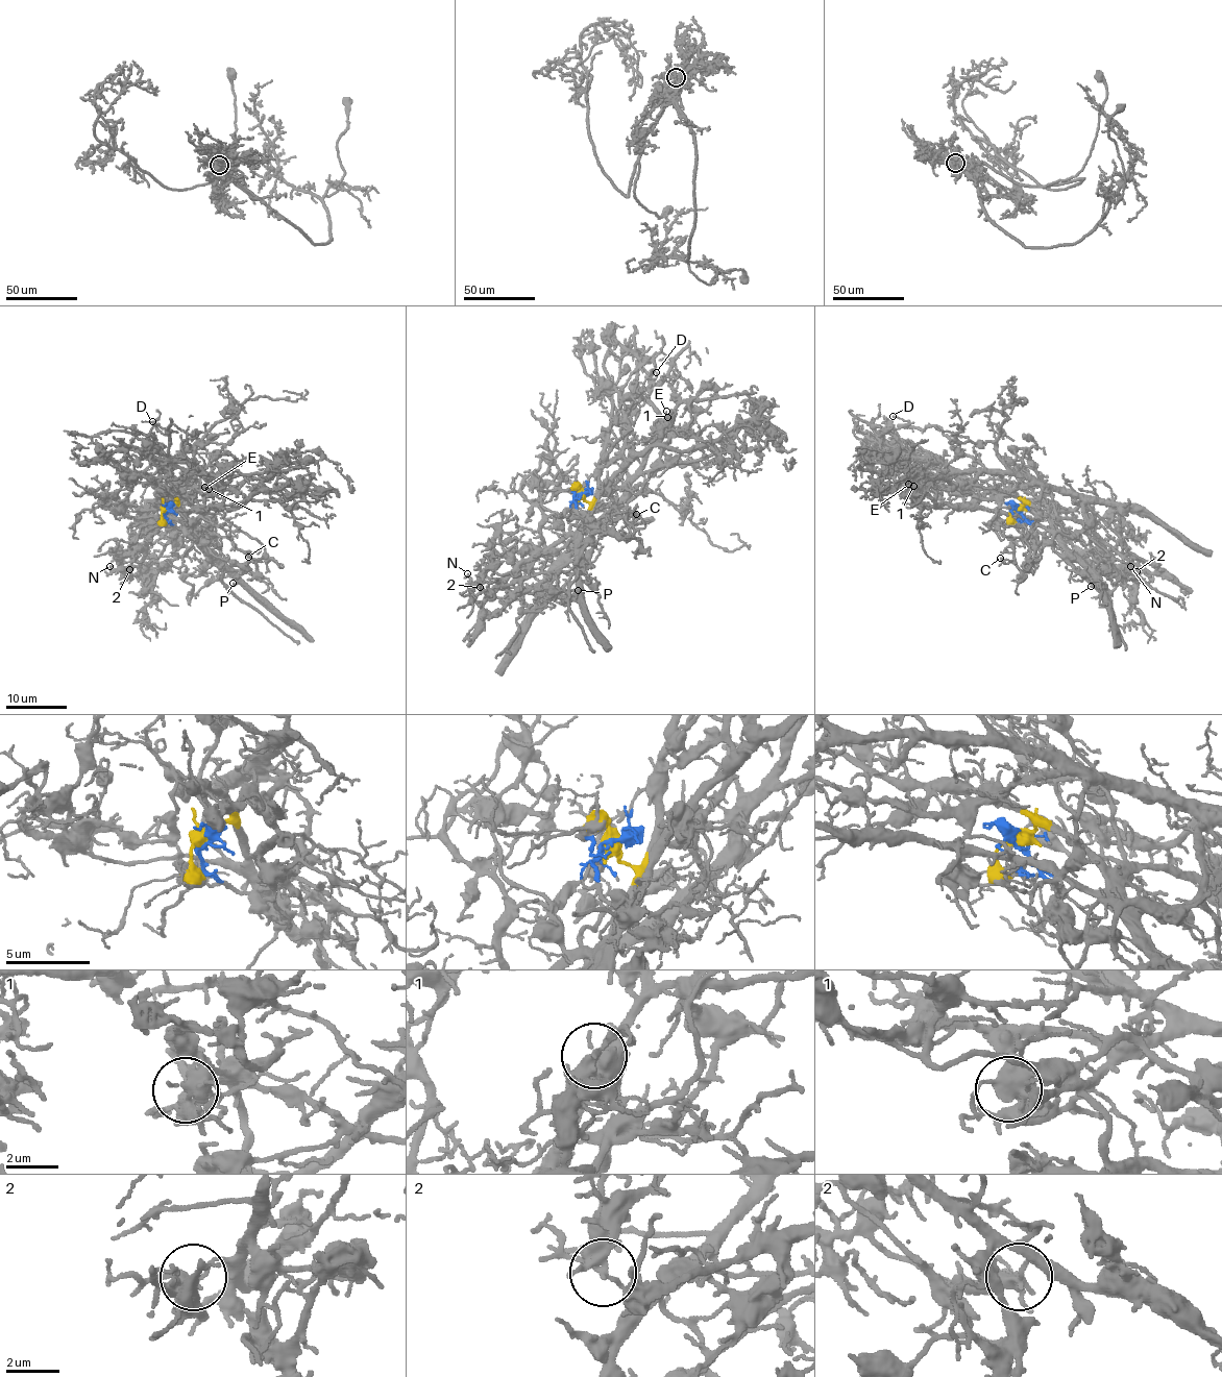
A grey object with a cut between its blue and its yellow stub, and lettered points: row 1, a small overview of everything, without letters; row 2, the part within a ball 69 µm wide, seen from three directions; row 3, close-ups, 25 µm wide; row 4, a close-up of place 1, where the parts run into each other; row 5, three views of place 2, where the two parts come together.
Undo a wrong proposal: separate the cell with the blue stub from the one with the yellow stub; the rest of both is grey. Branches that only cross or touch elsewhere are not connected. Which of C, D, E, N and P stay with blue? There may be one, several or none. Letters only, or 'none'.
C, D, E

